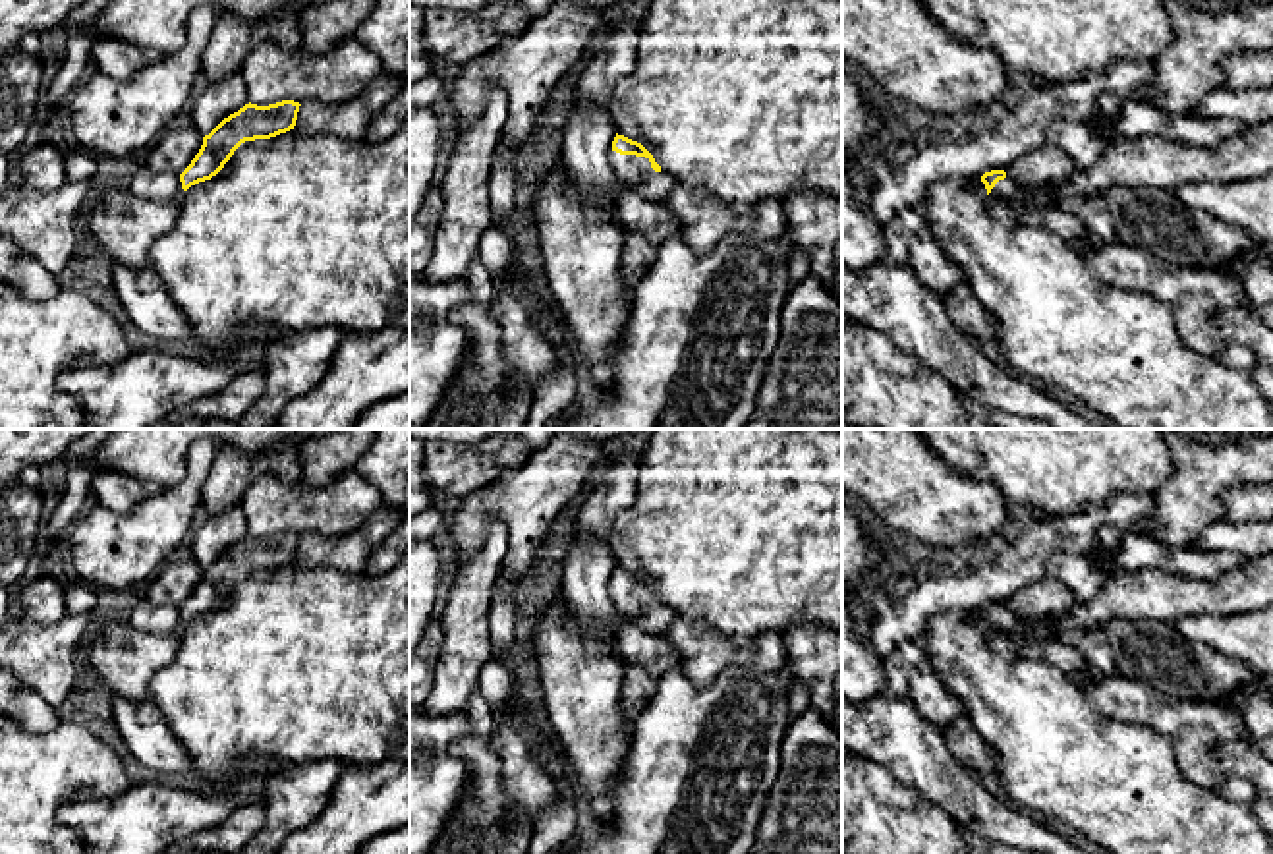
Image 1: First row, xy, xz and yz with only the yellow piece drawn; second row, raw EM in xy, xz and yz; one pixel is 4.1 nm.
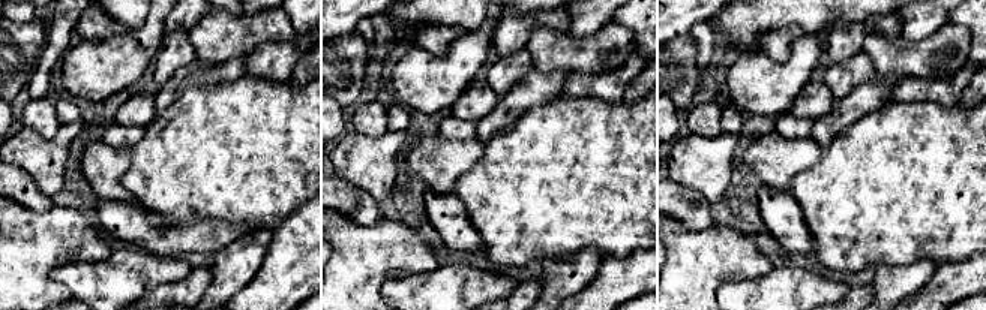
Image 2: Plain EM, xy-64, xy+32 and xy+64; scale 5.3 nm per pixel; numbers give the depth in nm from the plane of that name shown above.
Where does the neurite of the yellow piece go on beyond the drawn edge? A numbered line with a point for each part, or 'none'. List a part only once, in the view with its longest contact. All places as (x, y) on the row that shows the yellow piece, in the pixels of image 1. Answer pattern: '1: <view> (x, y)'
1: xz (634, 172)

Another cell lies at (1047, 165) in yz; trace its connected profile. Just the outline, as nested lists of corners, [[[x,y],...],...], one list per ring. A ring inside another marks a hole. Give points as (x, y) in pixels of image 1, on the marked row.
[[[1047,141],[1043,147],[1016,158],[1004,172],[1014,185],[1037,189],[1068,182],[1074,176],[1076,166],[1061,147]]]

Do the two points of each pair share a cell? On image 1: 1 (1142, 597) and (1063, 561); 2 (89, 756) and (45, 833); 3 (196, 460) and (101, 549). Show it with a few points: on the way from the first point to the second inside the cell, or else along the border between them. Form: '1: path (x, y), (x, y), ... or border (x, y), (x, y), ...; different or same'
1: border (1111, 574), (1088, 601), (1076, 605); different
2: path (70, 775), (45, 800), (45, 814); same
3: path (188, 489), (138, 540), (130, 540); same

